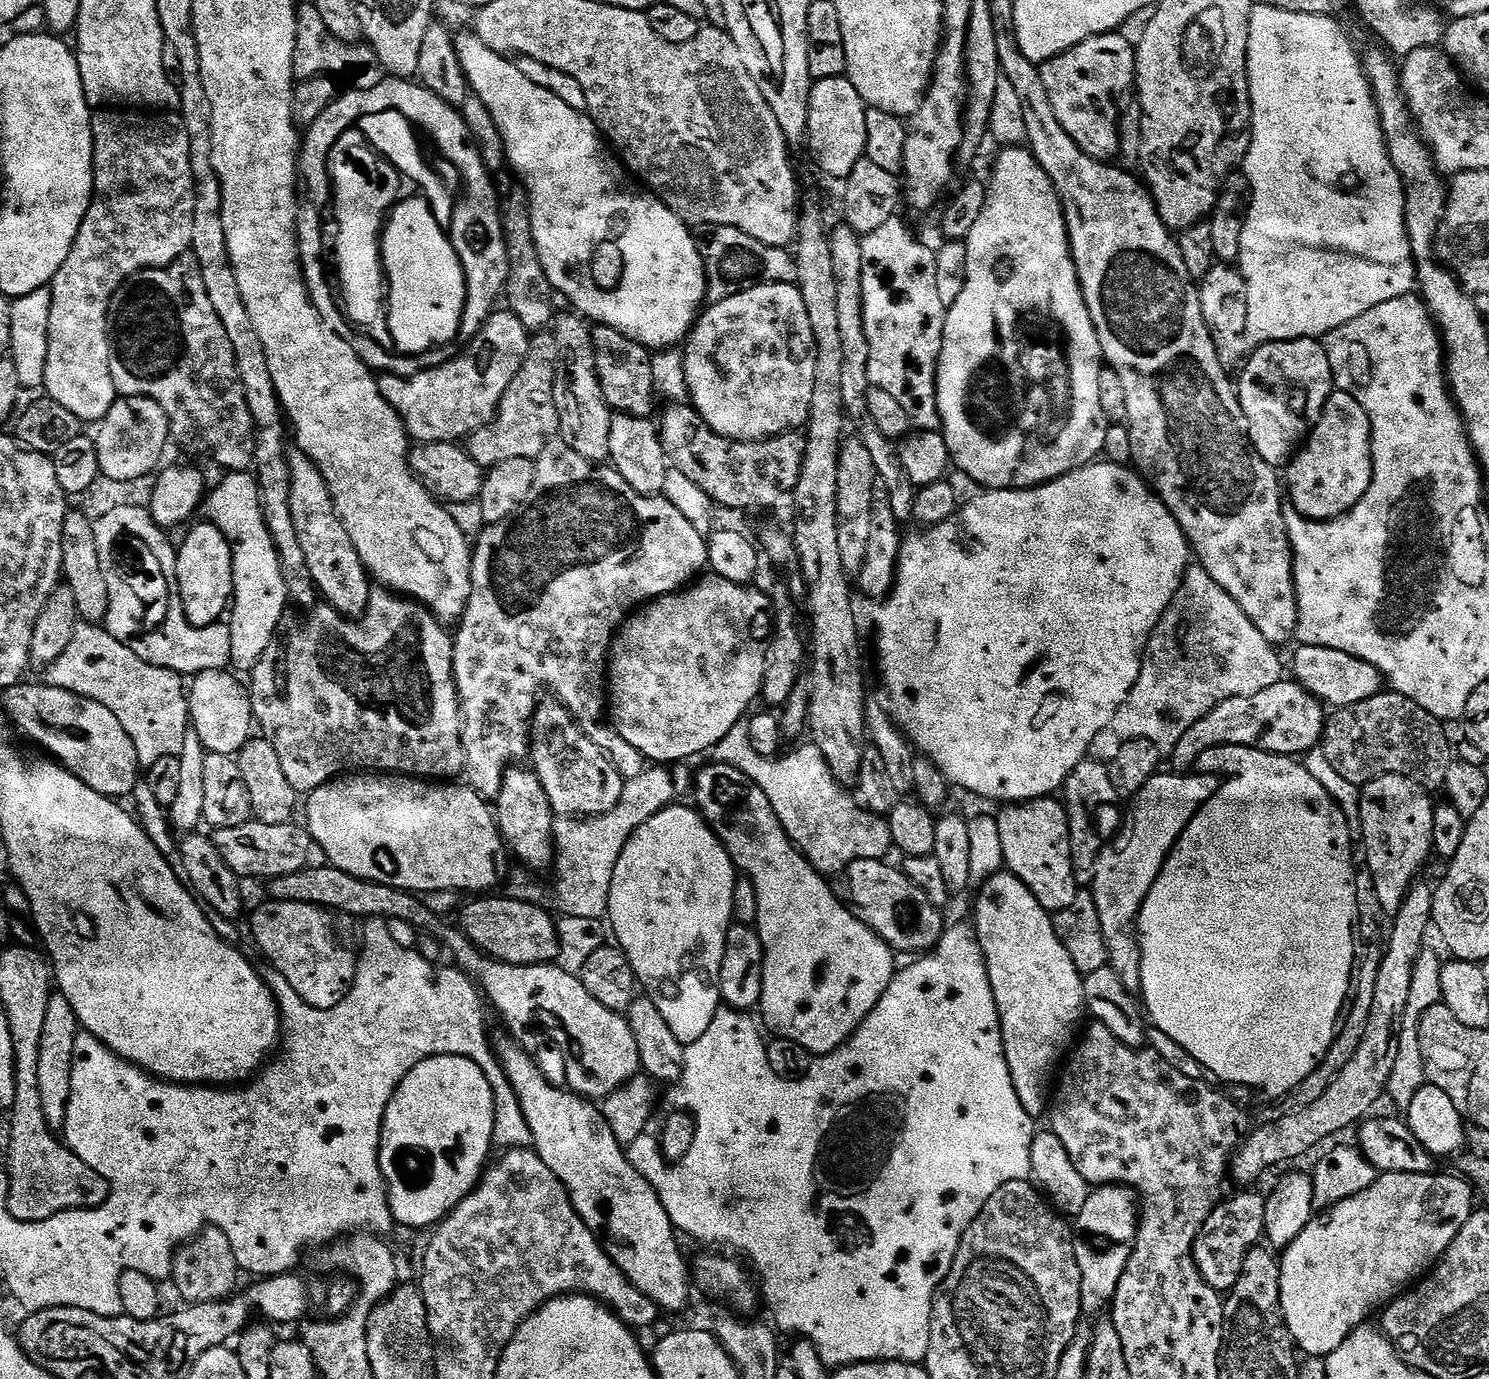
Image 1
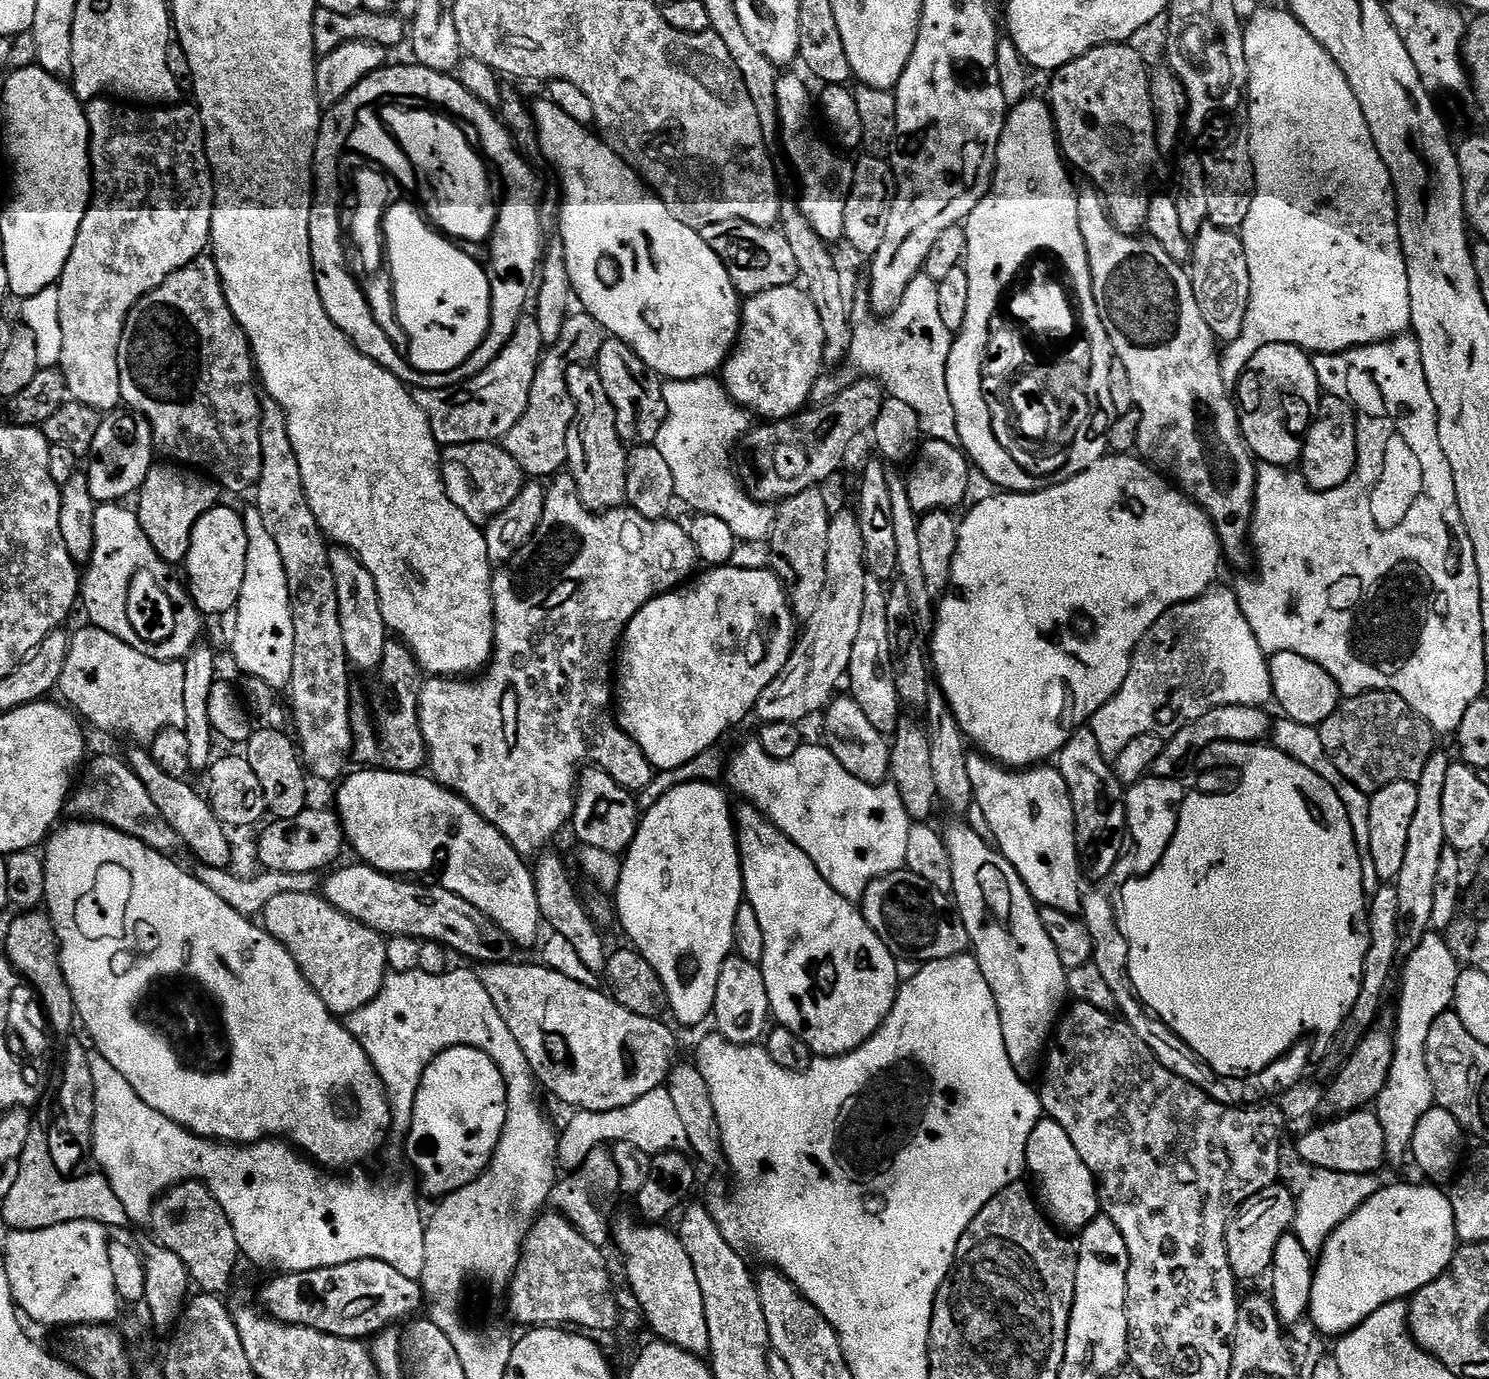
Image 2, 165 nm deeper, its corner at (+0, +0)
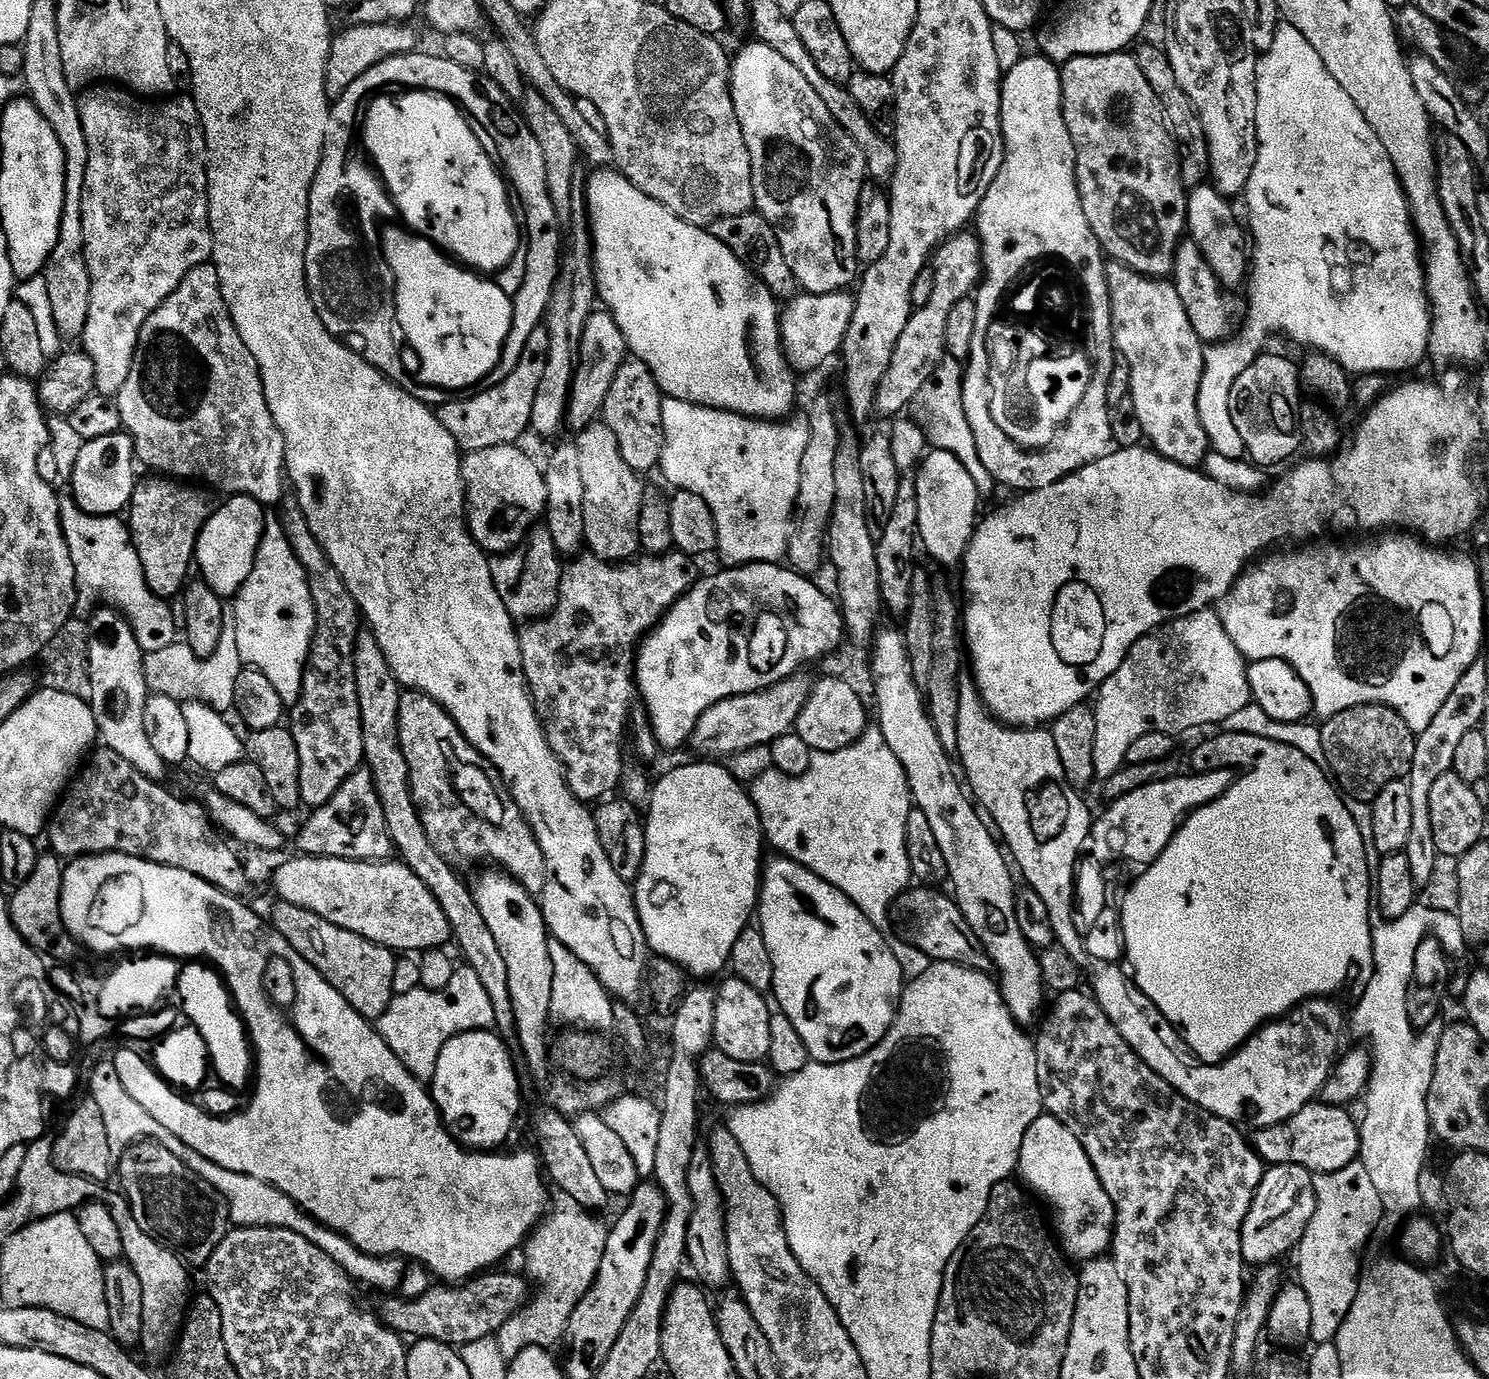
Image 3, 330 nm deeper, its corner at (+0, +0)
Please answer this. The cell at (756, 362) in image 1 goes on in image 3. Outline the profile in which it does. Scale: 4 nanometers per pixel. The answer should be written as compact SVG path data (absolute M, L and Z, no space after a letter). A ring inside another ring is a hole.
M851 291L830 294L797 294L783 305L780 313L780 342L793 372L803 374L820 368L844 346L844 335L854 318L856 297Z

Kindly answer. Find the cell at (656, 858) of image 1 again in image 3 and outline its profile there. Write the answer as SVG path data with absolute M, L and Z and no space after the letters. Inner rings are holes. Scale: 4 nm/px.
M696 762L700 764L684 764L681 768L672 768L660 781L655 781L650 792L650 803L647 805L646 823L644 824L644 861L640 877L634 881L636 912L640 916L640 925L648 939L648 947L657 957L664 957L683 969L689 977L712 976L729 967L728 959L734 950L734 942L738 942L738 934L749 927L751 918L758 908L760 899L760 877L762 875L762 859L760 855L766 849L764 827L760 821L758 810L754 806L751 795L742 785L728 773L727 767L720 762Z

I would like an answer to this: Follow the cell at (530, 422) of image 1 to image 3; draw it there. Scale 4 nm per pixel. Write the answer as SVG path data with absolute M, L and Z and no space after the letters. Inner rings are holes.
M593 311L578 341L578 363L572 374L572 389L568 395L566 424L569 429L573 428L573 433L585 432L590 425L597 423L604 410L606 394L610 394L610 385L614 383L614 374L618 374L618 366L622 366L629 356L626 338L622 330L618 330L618 322L614 322L611 312Z

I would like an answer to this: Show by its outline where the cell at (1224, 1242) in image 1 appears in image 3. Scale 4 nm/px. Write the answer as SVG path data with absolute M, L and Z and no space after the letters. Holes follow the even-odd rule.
M1274 1164L1265 1171L1242 1226L1242 1254L1245 1265L1271 1264L1279 1261L1279 1256L1286 1255L1291 1248L1293 1251L1299 1245L1316 1209L1316 1191L1312 1177L1313 1173L1293 1164Z

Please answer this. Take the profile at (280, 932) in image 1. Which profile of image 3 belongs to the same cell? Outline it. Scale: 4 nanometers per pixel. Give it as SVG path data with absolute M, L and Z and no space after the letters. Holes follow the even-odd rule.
M276 902L272 908L270 923L358 1014L368 1020L379 1021L382 1014L390 1006L393 997L393 977L397 953L391 948L383 948L380 944L370 942L350 930L342 930L342 926L334 926L334 922L326 922L326 918L318 918L318 914L310 914L310 910L302 910L298 906L290 906Z

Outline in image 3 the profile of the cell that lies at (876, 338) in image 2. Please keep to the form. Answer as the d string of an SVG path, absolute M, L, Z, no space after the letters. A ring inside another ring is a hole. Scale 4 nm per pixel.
M948 358L940 365L934 379L922 386L918 397L918 404L924 407L924 418L922 427L927 433L927 443L937 452L954 454L970 478L974 478L974 486L981 498L988 498L998 491L996 480L982 466L982 458L978 458L978 442L974 442L974 430L970 430L970 422L966 422L966 406L962 406L962 390L964 389L964 368L957 361Z

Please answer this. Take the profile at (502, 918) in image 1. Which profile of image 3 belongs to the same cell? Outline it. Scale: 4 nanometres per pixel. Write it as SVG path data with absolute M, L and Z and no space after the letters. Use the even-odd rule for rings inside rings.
M296 854L293 860L286 861L277 870L272 884L276 887L277 894L280 895L277 897L283 903L289 904L290 906L298 906L302 910L310 910L310 914L318 914L318 918L326 918L326 922L334 922L334 926L342 926L342 930L350 930L370 942L382 945L383 948L391 948L397 954L423 954L429 950L443 949L445 947L444 943L449 943L452 940L452 931L450 930L450 922L446 922L446 914L442 914L442 906L438 906L438 898L434 898L434 894L430 894L430 890L426 890L426 882L422 882L422 878L418 878L418 874L414 874L414 870L410 870L403 862L392 863L369 862L367 860L343 860L342 858Z

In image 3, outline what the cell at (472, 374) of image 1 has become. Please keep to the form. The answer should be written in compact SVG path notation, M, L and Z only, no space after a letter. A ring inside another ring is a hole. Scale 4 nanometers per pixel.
M543 326L536 328L534 334L530 334L530 342L526 342L526 350L522 350L518 366L502 382L498 382L498 386L466 400L452 400L449 404L439 405L438 415L442 426L454 434L454 442L461 453L516 444L519 436L529 431L532 422L530 410L534 410L534 394L538 394L538 382L542 382L542 373L546 371L549 350L548 331Z

